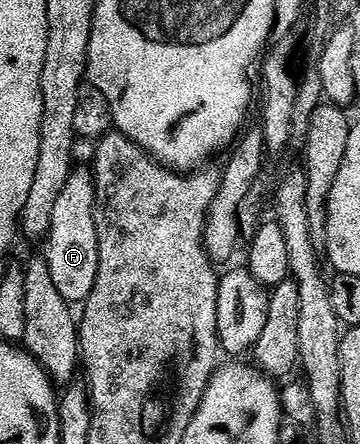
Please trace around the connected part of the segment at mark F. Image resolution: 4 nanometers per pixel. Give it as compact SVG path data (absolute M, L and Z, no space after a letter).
M77 165L67 176L66 183L58 194L50 214L46 243L46 260L44 267L50 272L58 294L69 304L83 303L93 288L97 277L98 244L97 230L93 222L94 184L93 174L89 167Z

